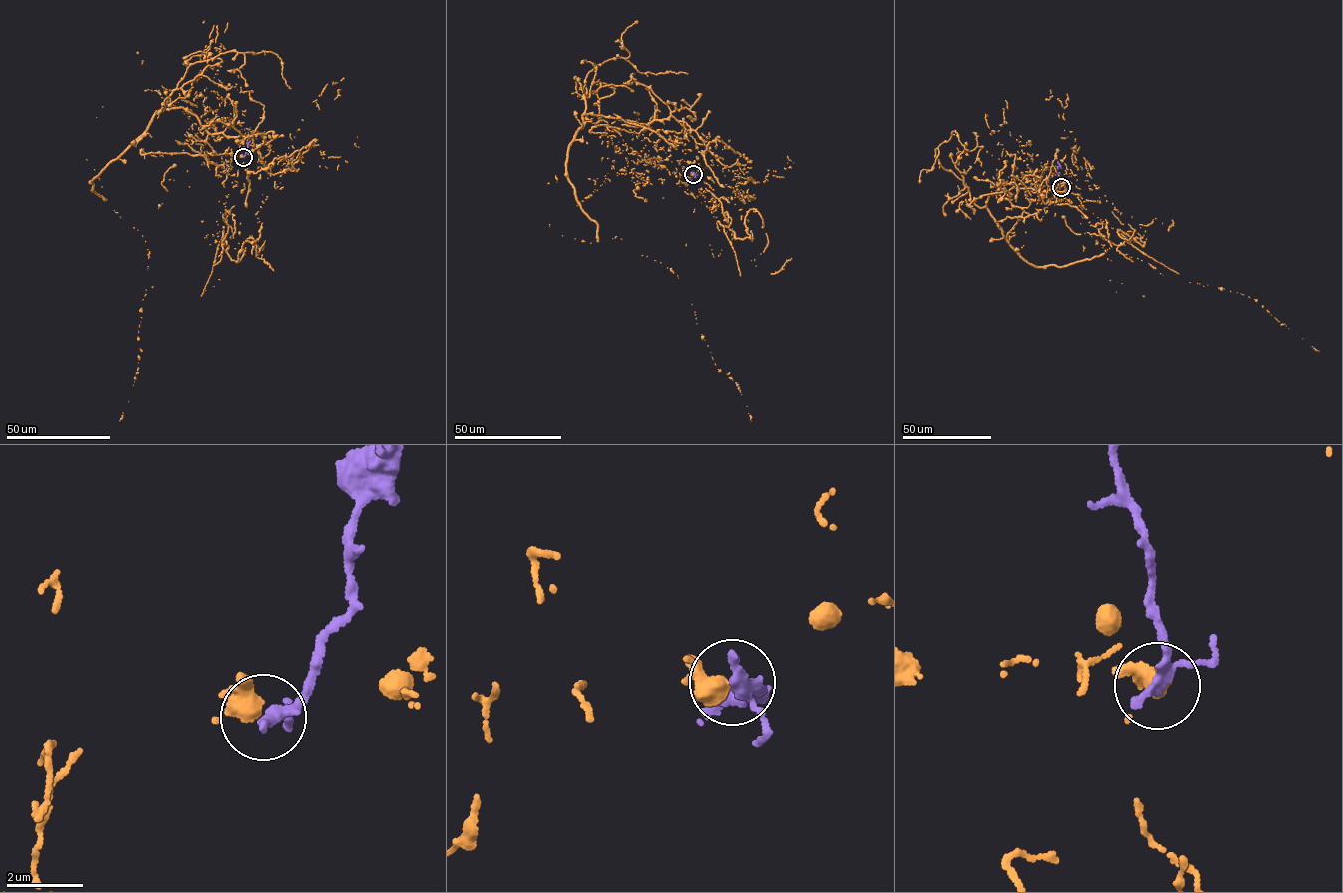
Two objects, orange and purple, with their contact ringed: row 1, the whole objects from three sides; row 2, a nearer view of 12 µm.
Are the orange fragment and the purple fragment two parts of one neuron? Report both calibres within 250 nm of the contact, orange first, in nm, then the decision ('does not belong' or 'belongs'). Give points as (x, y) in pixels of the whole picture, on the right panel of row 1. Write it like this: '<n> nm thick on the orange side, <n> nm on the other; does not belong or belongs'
400 nm thick on the orange side, 280 nm on the other; does not belong

